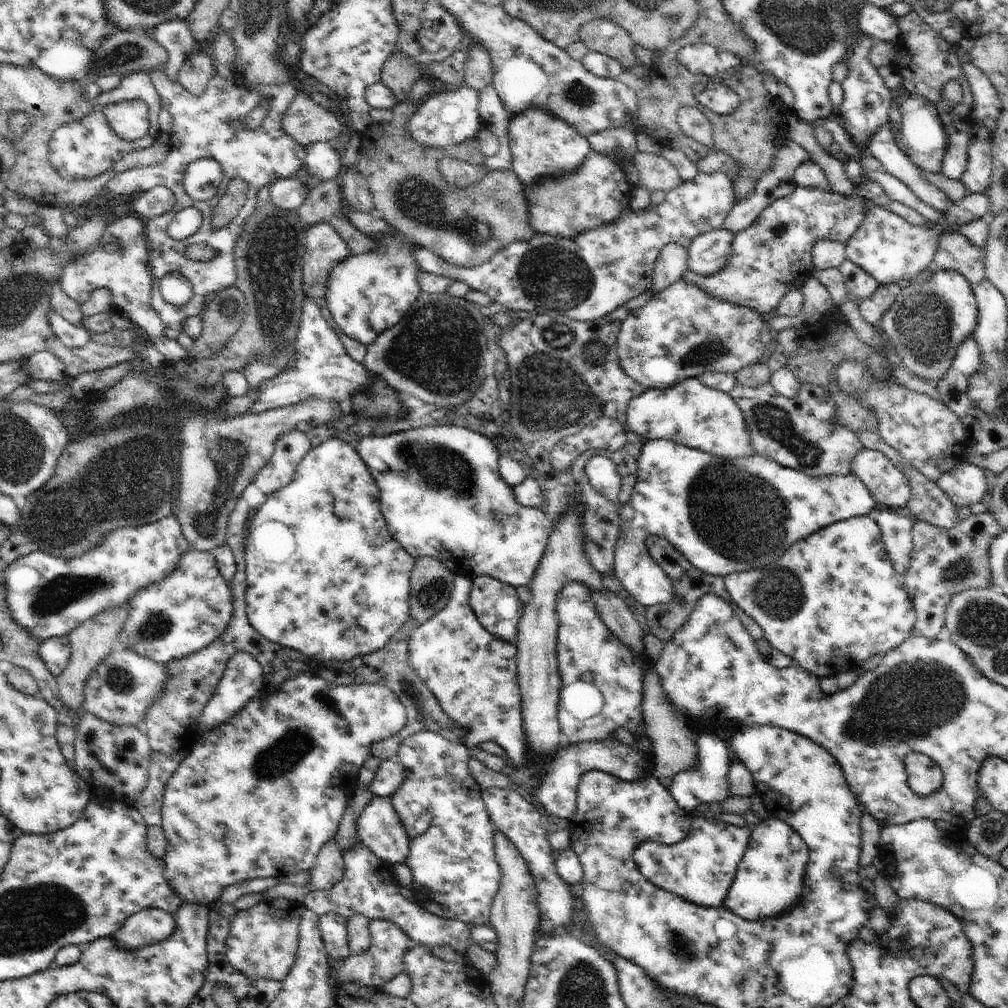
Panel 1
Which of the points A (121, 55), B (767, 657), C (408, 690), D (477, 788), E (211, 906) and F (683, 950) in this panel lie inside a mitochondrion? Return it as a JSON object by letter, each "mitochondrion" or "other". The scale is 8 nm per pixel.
{"A":"mitochondrion","B":"other","C":"mitochondrion","D":"other","E":"other","F":"mitochondrion"}

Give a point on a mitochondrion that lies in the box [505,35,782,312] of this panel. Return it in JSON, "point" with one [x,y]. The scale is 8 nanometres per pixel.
{"point":[576,93]}

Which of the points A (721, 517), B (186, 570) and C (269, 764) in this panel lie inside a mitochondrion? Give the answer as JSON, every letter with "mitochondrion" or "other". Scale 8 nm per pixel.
{"A":"mitochondrion","B":"other","C":"mitochondrion"}

